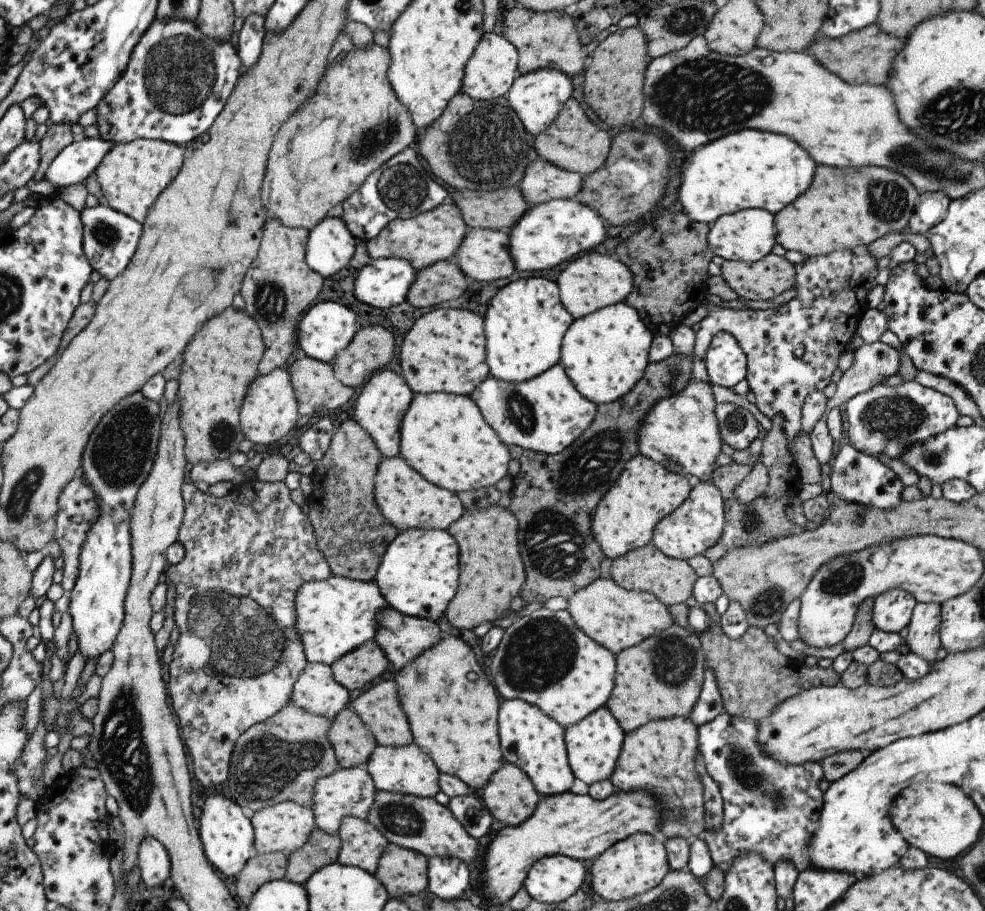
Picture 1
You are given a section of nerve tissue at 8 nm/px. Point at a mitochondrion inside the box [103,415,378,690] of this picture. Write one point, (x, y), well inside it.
(249, 642)

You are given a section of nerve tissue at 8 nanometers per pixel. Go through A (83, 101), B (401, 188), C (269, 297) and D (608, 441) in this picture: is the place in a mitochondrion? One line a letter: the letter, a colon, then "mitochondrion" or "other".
A: other
B: mitochondrion
C: mitochondrion
D: mitochondrion

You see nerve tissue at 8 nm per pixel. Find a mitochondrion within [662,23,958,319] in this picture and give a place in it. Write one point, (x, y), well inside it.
(887, 200)

